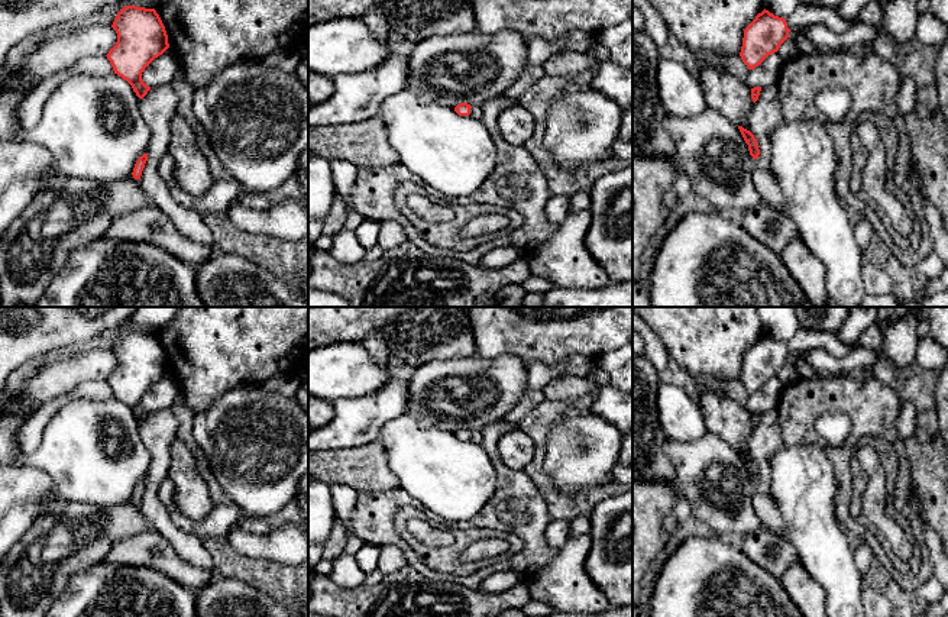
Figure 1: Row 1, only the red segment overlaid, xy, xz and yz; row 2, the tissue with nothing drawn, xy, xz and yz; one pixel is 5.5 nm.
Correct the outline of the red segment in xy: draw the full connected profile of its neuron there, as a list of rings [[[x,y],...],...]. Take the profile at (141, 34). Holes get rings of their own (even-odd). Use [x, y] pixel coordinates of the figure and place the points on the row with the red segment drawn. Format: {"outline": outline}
{"outline": [[[124,6],[111,28],[117,33],[117,42],[106,56],[114,74],[143,98],[151,87],[143,83],[142,72],[169,48],[165,26],[155,9]]]}

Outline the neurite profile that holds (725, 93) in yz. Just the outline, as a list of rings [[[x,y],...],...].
[[[708,58],[699,81],[703,88],[706,106],[721,113],[737,126],[750,130],[748,114],[754,107],[751,88],[738,77],[727,72],[721,61]]]

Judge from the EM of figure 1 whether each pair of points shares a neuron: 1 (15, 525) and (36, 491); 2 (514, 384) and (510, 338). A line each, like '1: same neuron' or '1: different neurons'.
1: same neuron
2: different neurons

